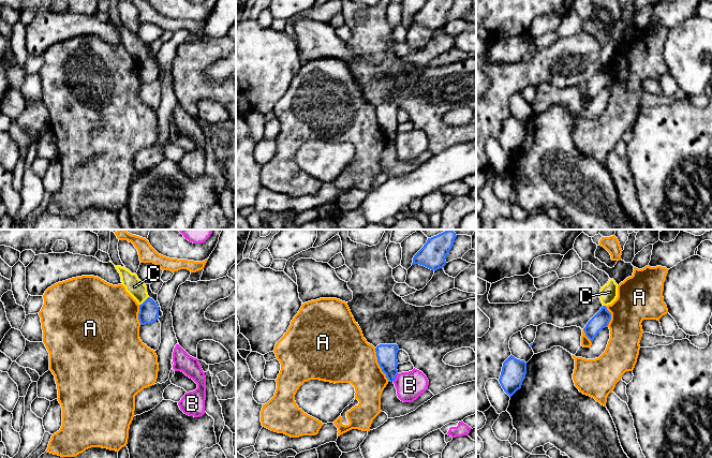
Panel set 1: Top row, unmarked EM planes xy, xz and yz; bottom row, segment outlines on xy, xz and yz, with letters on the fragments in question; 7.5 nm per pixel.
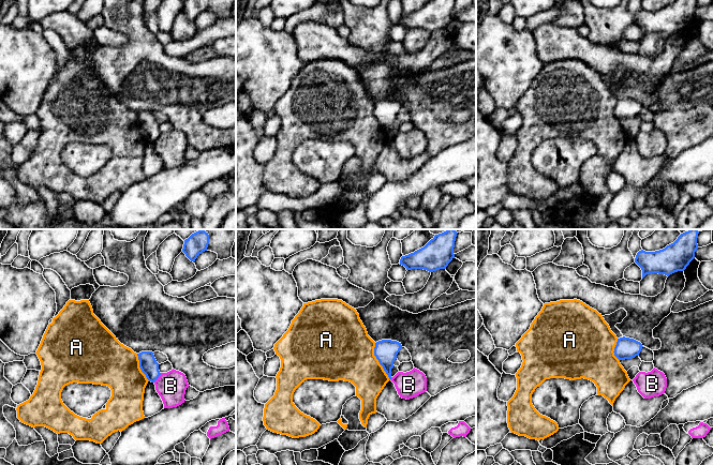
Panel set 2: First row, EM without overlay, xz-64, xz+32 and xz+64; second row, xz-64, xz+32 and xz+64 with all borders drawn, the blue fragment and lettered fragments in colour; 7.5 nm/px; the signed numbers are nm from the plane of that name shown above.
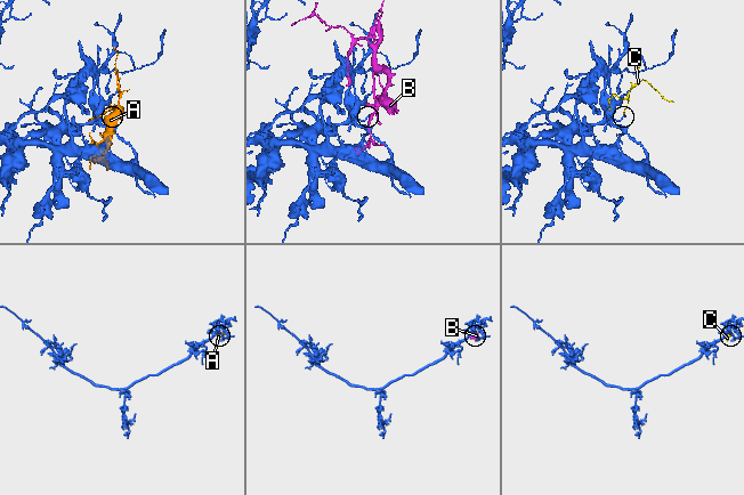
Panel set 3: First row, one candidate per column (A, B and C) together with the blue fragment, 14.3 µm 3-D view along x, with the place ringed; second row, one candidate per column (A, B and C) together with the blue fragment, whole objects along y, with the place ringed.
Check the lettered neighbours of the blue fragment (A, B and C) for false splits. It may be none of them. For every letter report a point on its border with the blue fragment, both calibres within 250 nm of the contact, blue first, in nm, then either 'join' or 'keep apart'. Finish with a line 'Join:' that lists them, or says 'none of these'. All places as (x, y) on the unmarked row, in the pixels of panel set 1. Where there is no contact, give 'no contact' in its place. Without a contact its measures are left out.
A: xz (379, 123) | 150/380 nm | keep apart
B: xz (395, 137) | 150/220 nm | keep apart
C: xy (145, 60) | 140/140 nm | keep apart
Join: none of these

